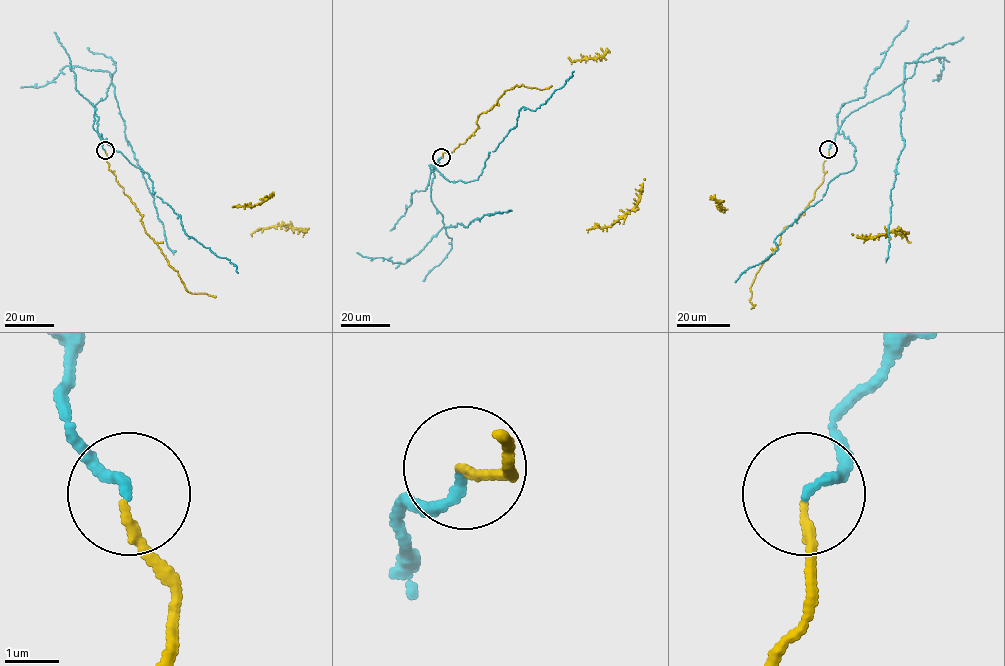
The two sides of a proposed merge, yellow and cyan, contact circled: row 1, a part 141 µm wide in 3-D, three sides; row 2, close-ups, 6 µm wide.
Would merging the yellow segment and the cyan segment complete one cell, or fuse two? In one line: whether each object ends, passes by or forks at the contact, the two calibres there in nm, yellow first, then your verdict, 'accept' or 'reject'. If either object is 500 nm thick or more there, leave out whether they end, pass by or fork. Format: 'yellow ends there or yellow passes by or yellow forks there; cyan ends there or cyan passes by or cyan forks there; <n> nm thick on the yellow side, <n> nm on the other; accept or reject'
yellow ends there; cyan ends there; 150 nm thick on the yellow side, 180 nm on the other; accept

